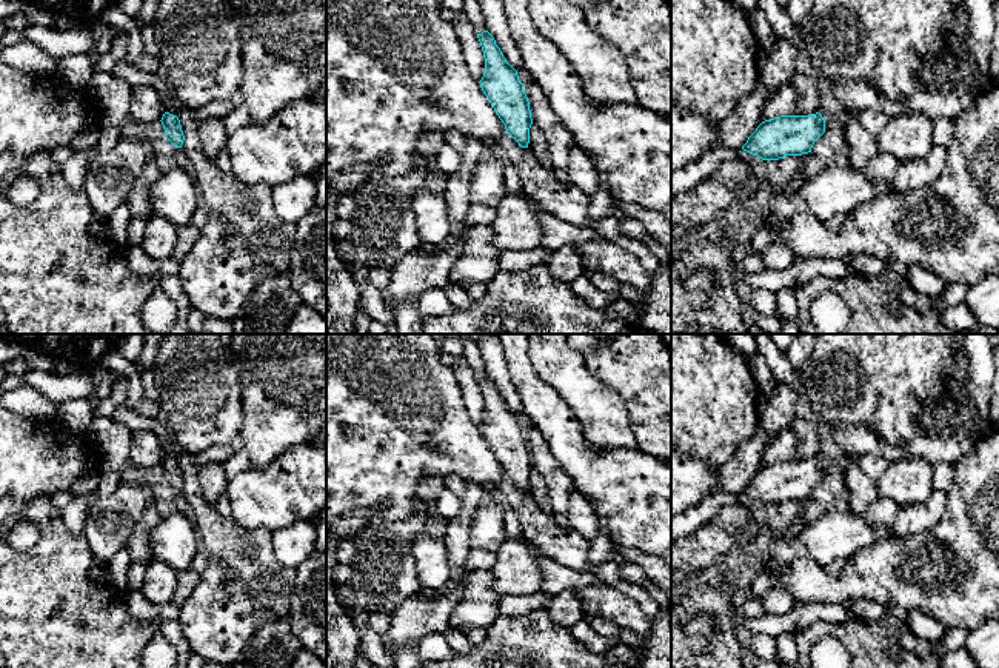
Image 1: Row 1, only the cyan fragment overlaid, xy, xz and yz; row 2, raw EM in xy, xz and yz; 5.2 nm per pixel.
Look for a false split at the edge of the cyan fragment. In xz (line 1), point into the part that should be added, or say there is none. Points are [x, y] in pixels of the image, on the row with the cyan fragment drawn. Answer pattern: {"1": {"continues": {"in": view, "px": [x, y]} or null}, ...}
{"1": {"continues": null}}

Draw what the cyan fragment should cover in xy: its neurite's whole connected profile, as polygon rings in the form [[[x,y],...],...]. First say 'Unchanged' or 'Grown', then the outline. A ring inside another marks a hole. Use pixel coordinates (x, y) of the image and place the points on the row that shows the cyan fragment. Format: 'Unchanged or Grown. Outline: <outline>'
Unchanged. Outline: [[[165,112],[160,122],[165,129],[165,137],[177,148],[182,148],[185,135],[183,135],[179,117],[169,112]]]

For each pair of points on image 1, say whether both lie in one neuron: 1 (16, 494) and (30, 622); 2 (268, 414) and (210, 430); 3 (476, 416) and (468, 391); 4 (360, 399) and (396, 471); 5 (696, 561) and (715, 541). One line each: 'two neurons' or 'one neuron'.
1: two neurons
2: two neurons
3: one neuron
4: one neuron
5: one neuron

